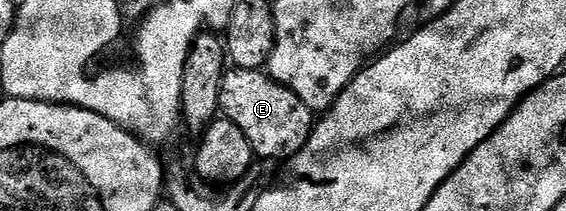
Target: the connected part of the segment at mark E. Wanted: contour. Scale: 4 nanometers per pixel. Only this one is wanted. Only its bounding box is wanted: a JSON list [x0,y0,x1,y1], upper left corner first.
[220,68,314,162]

